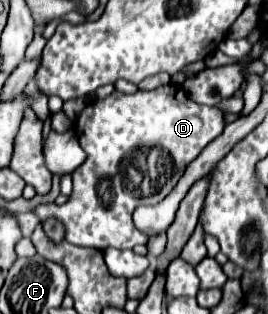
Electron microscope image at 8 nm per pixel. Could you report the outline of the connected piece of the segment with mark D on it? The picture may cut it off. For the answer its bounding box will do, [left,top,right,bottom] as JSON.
[32,85,224,249]

